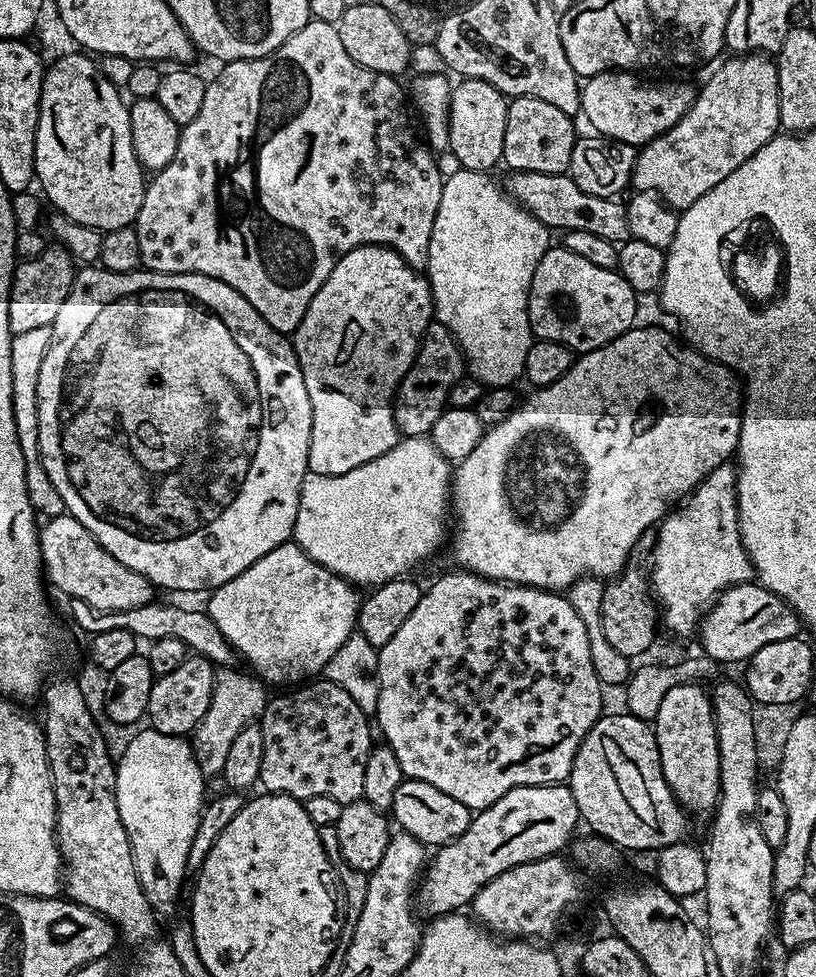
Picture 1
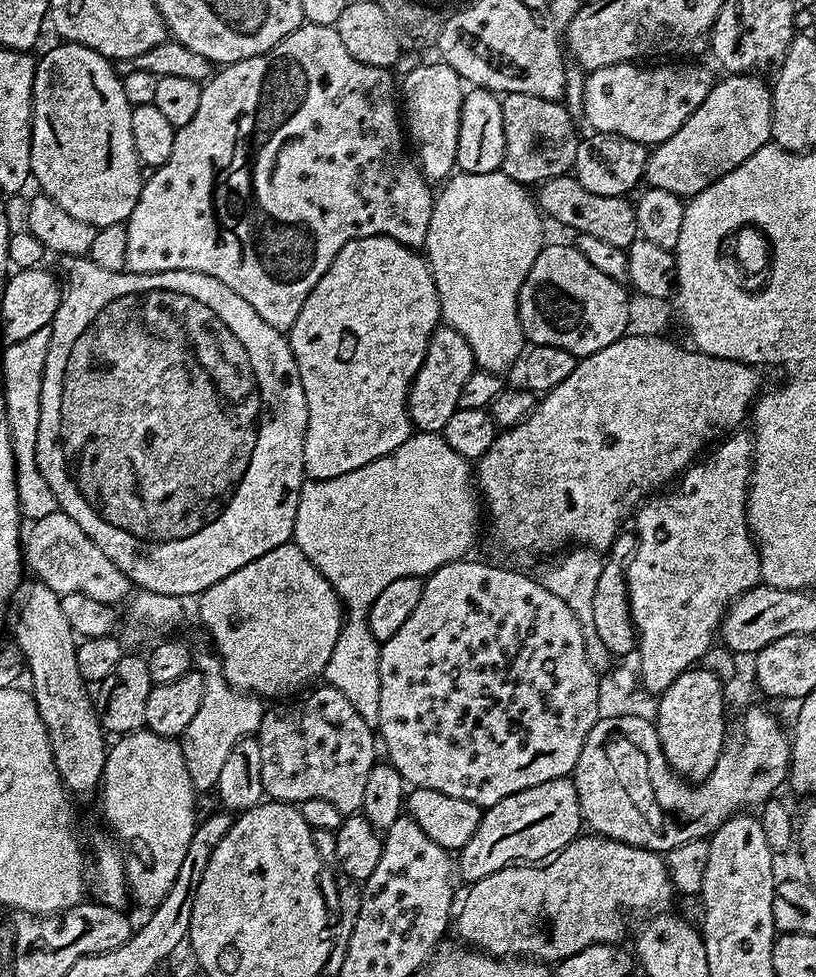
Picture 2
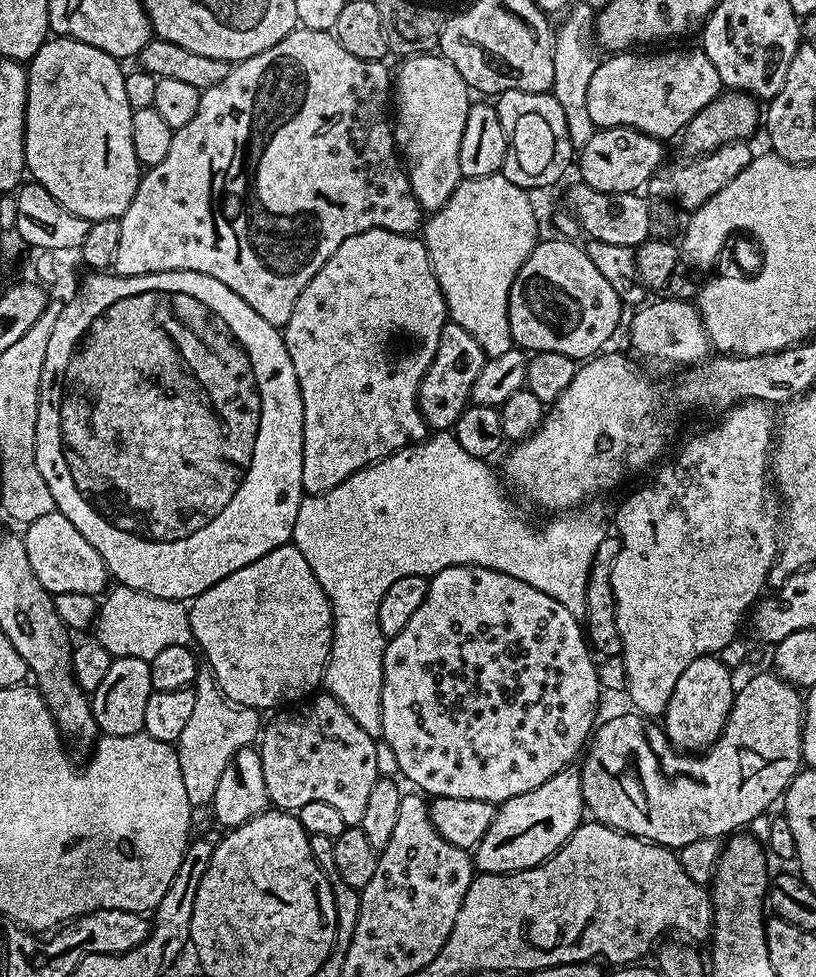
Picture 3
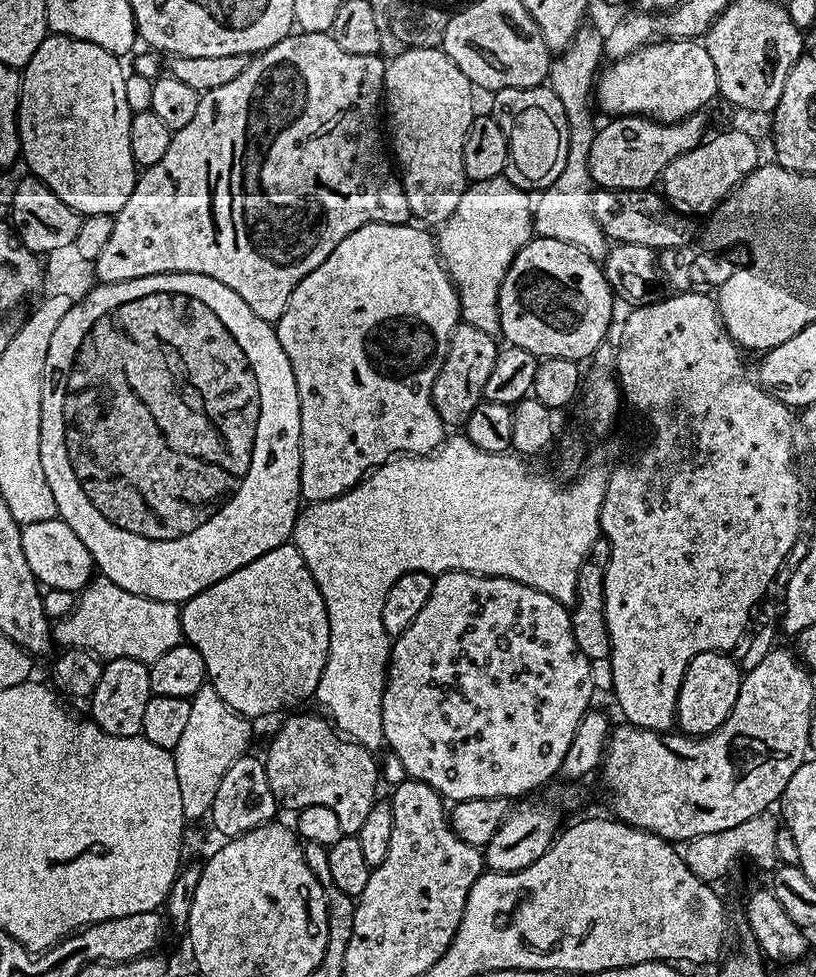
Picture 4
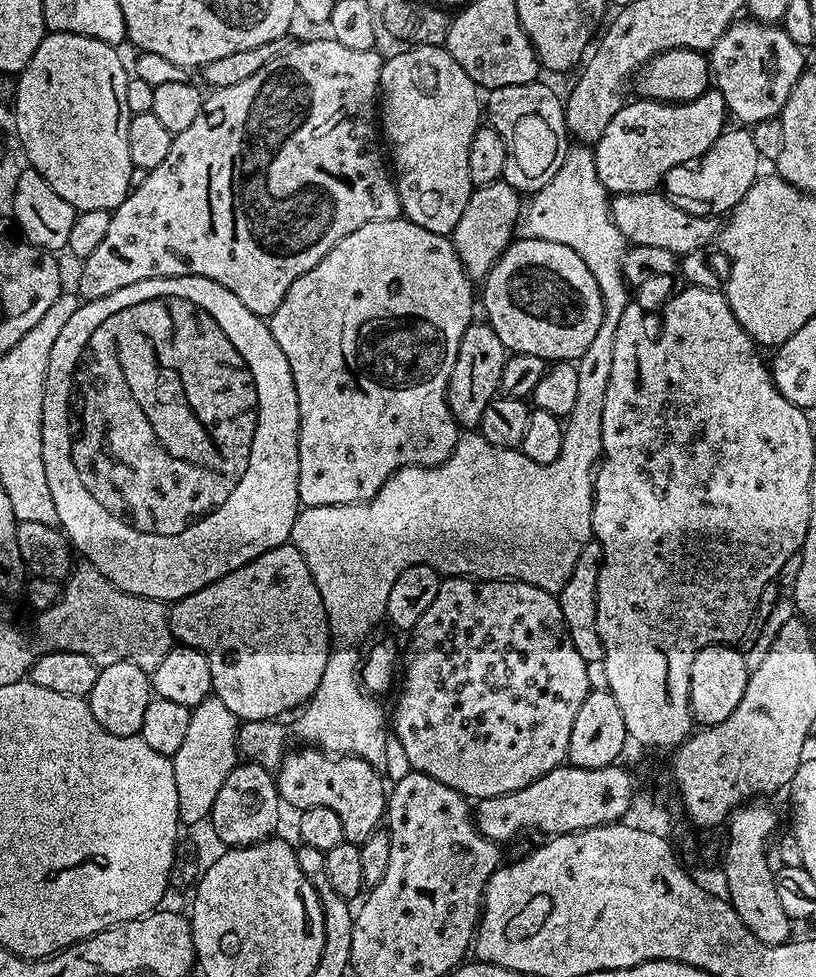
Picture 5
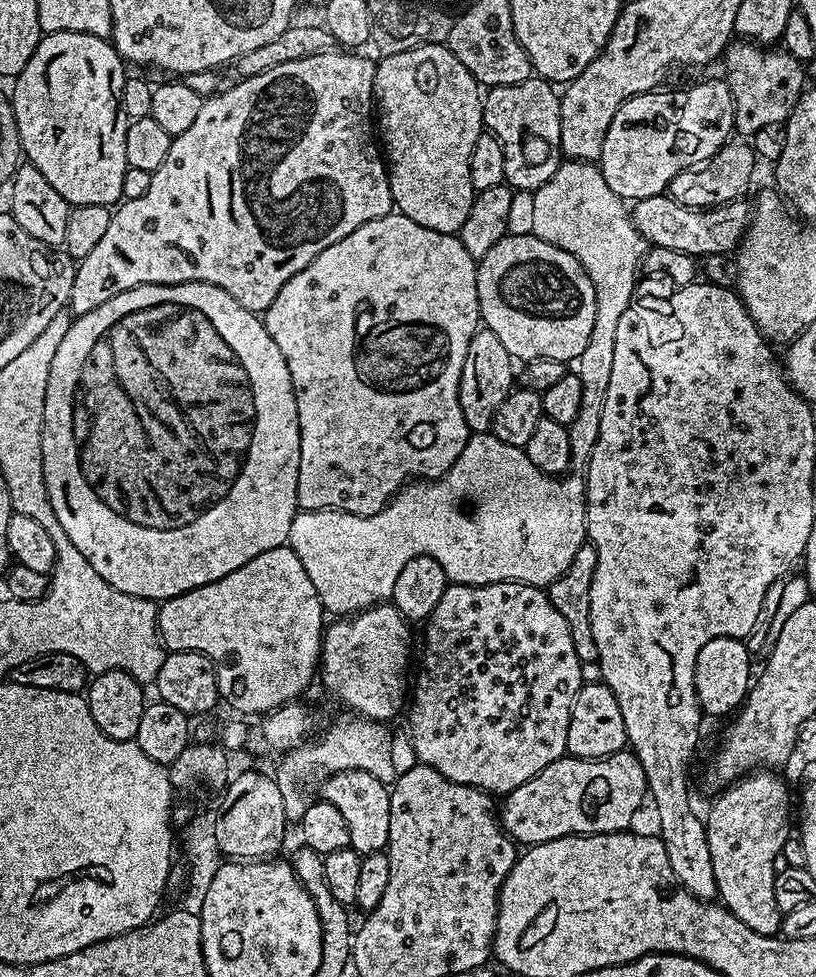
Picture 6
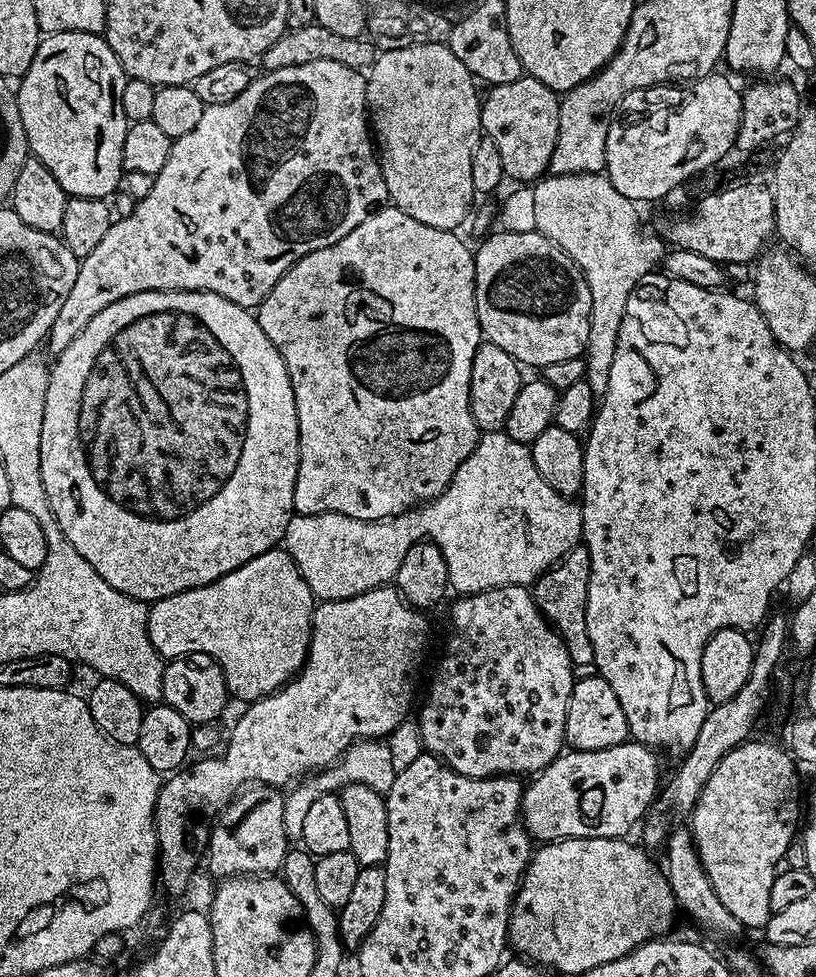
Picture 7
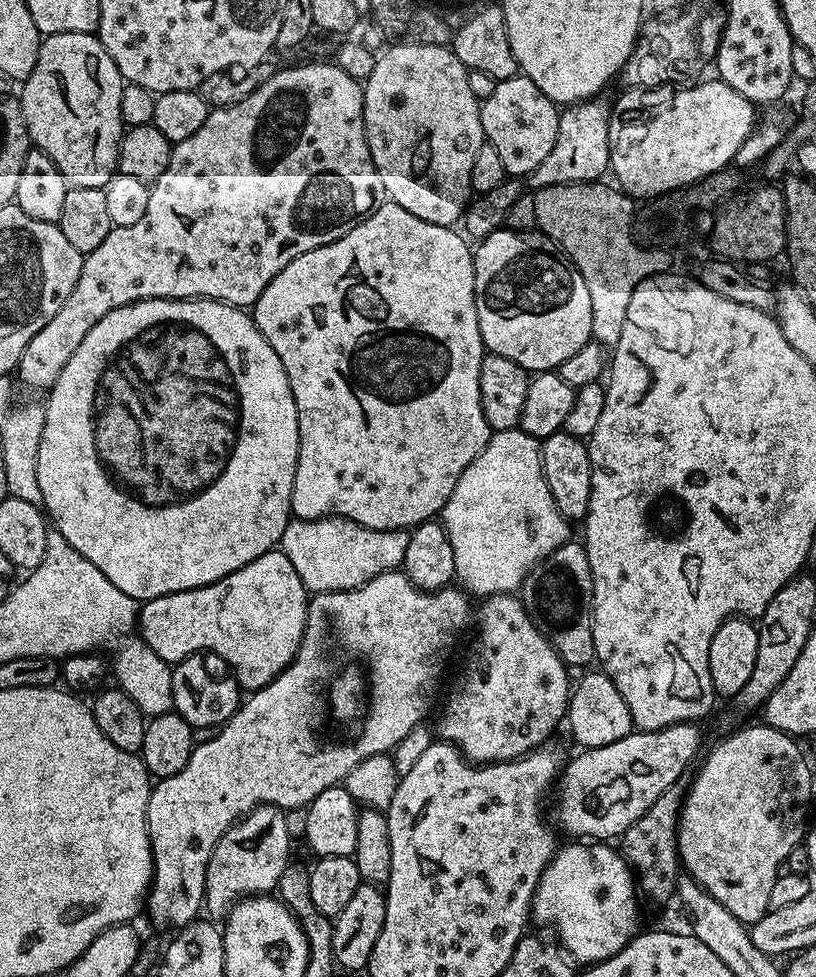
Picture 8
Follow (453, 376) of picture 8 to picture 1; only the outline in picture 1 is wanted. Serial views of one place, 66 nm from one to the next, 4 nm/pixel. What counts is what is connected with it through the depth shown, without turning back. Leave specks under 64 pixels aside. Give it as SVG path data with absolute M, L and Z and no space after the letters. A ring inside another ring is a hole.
M367 244L366 246L358 246L354 250L350 250L345 256L340 257L334 270L330 270L330 278L326 278L326 282L318 290L318 294L314 294L302 322L296 327L294 333L294 339L296 339L294 351L300 363L302 378L306 382L306 394L310 394L310 406L312 407L312 429L310 430L310 450L308 451L309 472L323 476L350 474L350 470L358 470L358 466L378 458L378 454L386 454L386 450L390 450L401 440L400 431L396 429L394 422L392 402L396 399L396 389L399 388L402 378L408 373L418 354L420 343L426 334L426 326L433 323L433 320L434 305L427 275L410 267L393 248L383 248L381 244Z

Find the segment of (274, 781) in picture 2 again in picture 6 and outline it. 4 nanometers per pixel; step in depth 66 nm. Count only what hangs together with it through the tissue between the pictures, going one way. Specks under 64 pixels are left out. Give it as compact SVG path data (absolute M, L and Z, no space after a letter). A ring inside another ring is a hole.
M346 770L334 772L323 781L318 788L319 799L338 806L342 818L346 818L346 826L350 826L350 847L361 856L372 852L383 852L388 847L390 838L390 798L389 785L378 782L374 774L366 774L362 770Z

